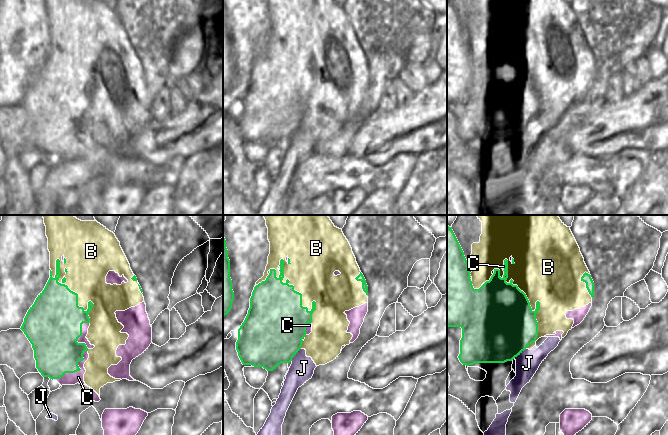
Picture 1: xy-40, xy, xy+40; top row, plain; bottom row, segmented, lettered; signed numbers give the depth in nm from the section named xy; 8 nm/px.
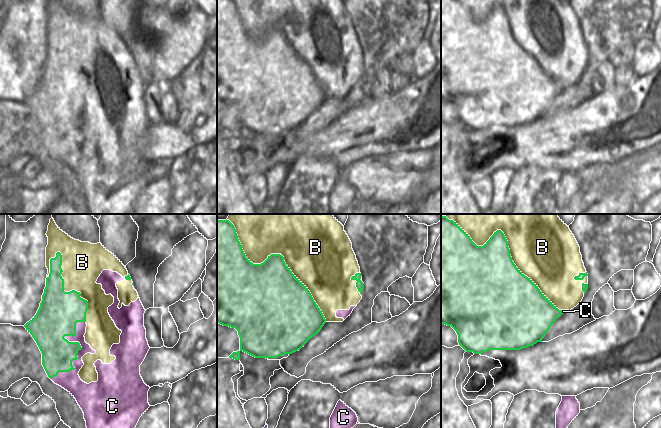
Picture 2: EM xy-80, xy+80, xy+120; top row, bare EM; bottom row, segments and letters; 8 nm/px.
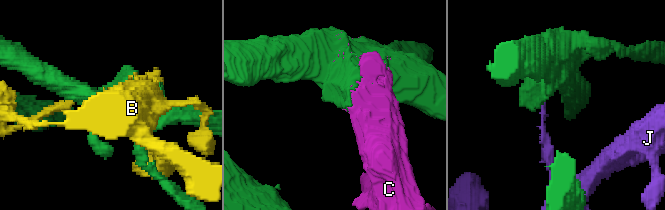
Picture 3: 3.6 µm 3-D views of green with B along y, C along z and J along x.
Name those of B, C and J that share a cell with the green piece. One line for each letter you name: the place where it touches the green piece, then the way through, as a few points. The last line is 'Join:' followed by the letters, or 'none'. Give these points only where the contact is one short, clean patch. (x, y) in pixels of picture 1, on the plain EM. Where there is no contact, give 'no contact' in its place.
Join: none

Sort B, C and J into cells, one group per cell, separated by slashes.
B C / J

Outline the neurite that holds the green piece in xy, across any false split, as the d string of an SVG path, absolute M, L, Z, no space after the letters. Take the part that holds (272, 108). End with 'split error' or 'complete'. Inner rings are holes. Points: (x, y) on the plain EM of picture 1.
M280 36L280 51L276 53L276 46L270 45L270 49L265 57L262 57L254 63L250 74L250 84L248 90L238 105L238 116L236 126L243 141L252 141L254 143L263 143L267 147L273 147L281 139L290 139L292 134L301 125L303 114L306 113L306 100L312 99L312 90L316 86L316 78L312 78L312 85L302 82L302 70L294 66L293 61L289 61L288 55L285 59L284 54L284 36Z | complete

